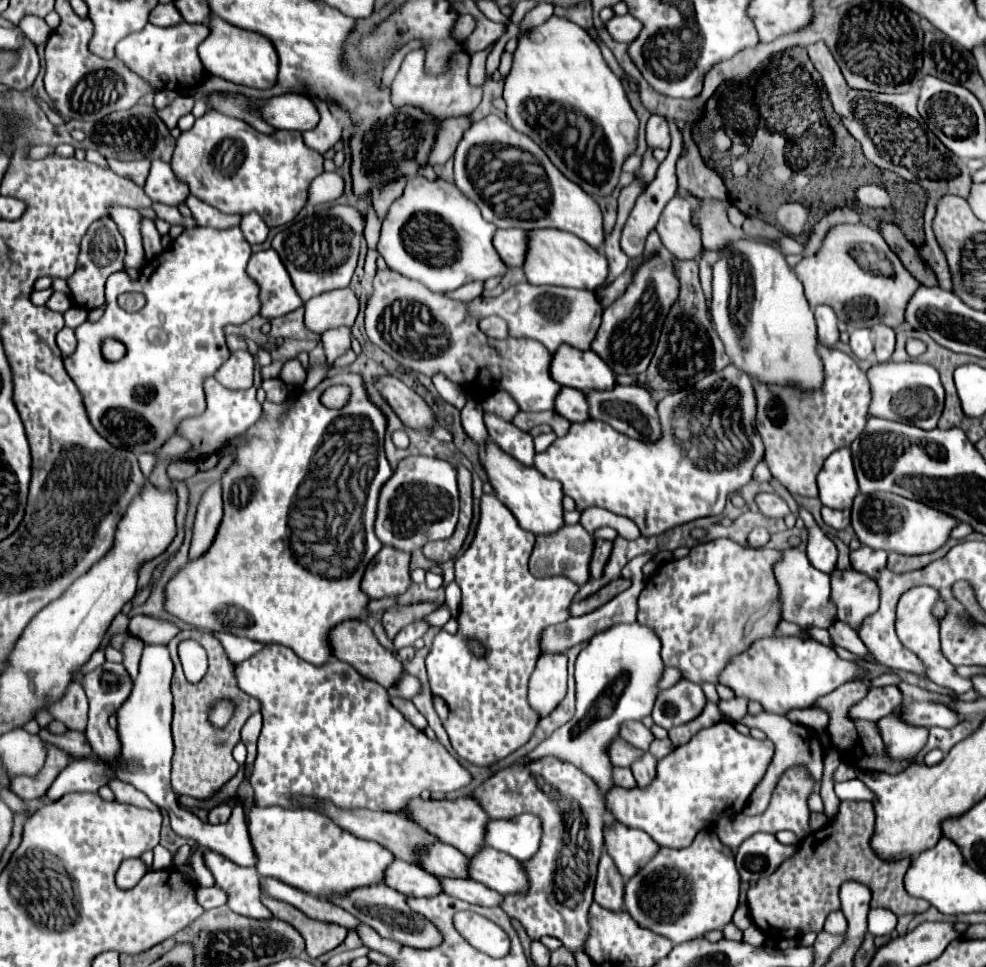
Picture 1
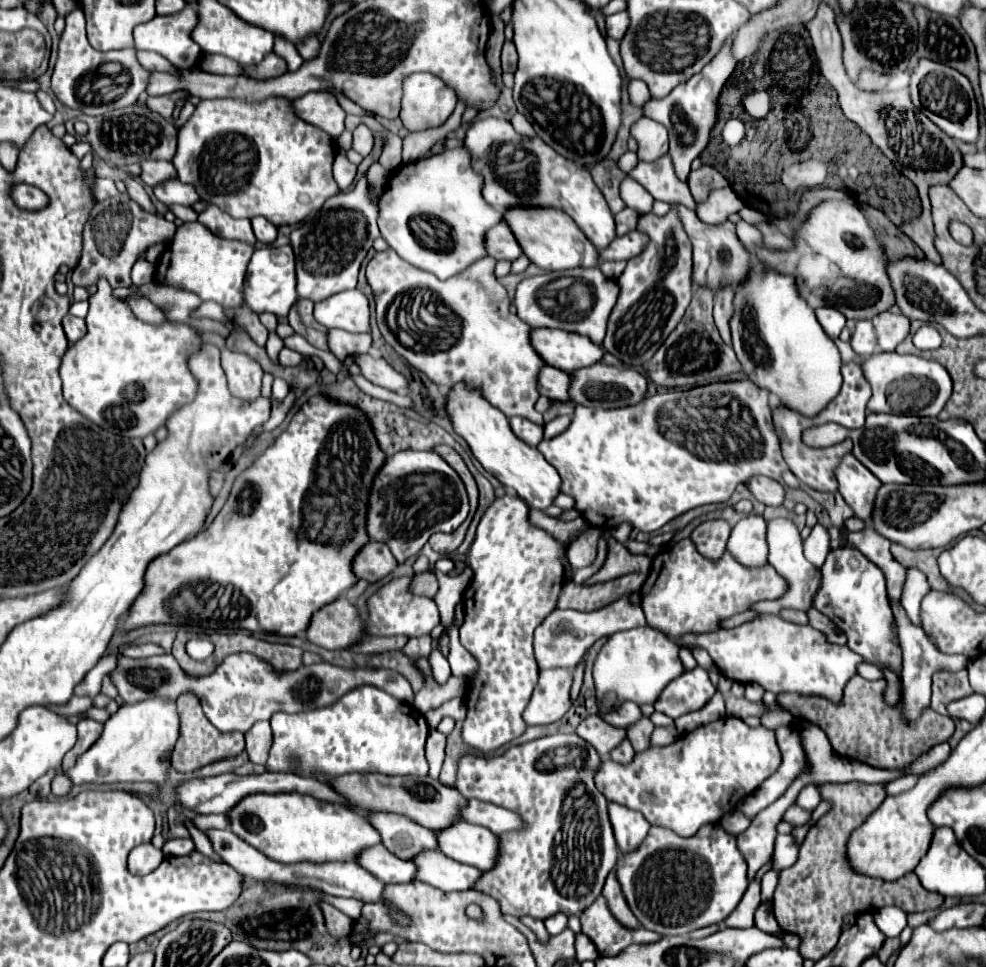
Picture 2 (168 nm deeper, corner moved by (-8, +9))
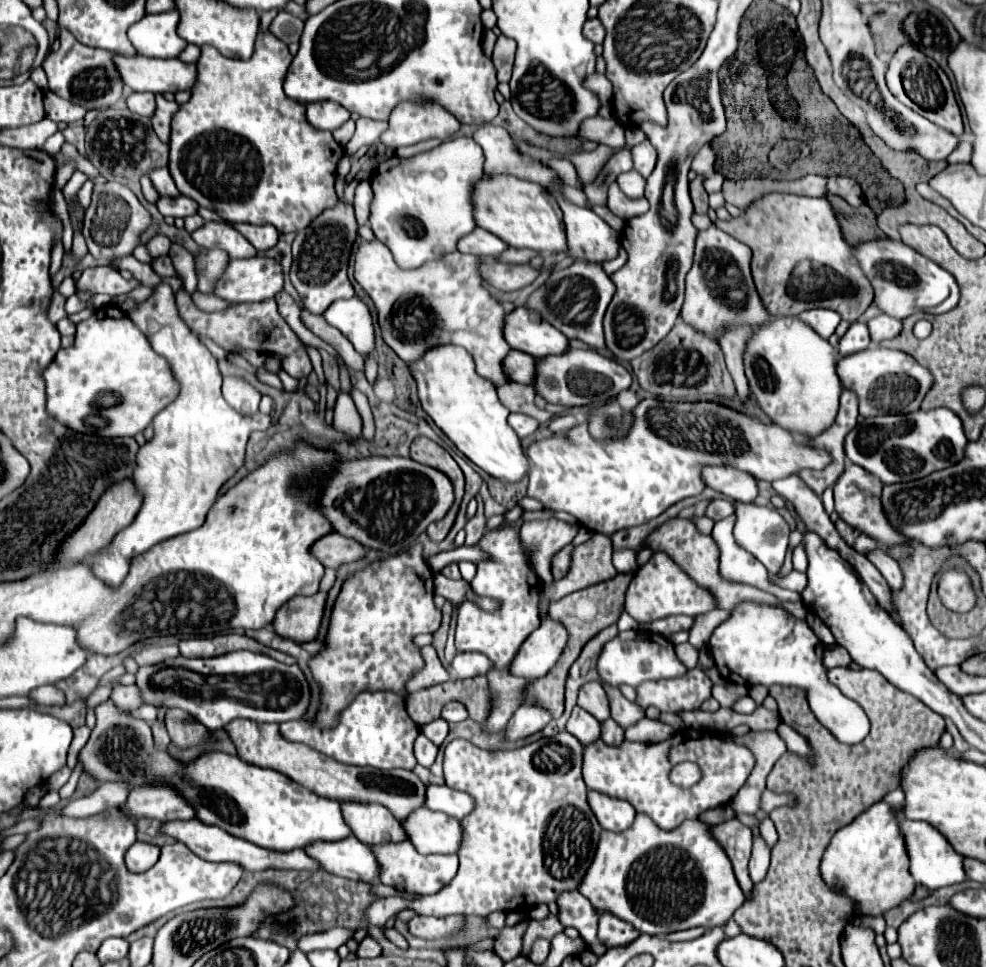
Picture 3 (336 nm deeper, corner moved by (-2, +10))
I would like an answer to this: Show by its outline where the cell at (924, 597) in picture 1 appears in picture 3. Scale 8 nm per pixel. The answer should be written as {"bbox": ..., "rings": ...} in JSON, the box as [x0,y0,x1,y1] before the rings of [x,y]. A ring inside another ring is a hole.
{"bbox":[866,548,902,590],"rings":[[[874,548],[872,552],[866,554],[866,558],[878,568],[878,572],[886,578],[886,582],[892,590],[902,588],[902,572],[898,568],[898,562],[892,560],[882,548]]]}

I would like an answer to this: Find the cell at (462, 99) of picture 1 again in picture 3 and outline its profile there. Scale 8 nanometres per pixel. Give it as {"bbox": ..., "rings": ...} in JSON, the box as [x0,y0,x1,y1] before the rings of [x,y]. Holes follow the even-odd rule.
{"bbox":[380,102,460,148],"rings":[[[402,102],[390,114],[390,128],[380,136],[380,144],[386,148],[400,148],[430,138],[448,140],[458,128],[460,122],[438,104]]]}

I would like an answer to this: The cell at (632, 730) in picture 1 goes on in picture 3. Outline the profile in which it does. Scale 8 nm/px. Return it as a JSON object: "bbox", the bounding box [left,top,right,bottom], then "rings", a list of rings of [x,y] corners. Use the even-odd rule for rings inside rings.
{"bbox":[578,682,610,722],"rings":[[[588,682],[578,690],[578,706],[582,706],[586,712],[590,712],[600,722],[610,718],[608,698],[600,682]]]}

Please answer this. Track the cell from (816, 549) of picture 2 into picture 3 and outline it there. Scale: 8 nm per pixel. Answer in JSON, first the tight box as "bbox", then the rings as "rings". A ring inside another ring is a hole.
{"bbox":[792,546,806,572],"rings":[[[796,546],[796,550],[792,552],[792,564],[794,564],[794,570],[798,572],[806,572],[806,554],[804,554],[804,548],[802,546]]]}

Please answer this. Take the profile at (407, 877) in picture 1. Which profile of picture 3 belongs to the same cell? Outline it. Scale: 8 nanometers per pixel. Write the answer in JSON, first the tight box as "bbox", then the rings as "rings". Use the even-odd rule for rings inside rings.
{"bbox":[306,836,378,882],"rings":[[[348,836],[336,842],[316,840],[308,844],[306,854],[318,864],[342,878],[374,882],[378,878],[378,864],[366,844],[362,844],[356,836]]]}

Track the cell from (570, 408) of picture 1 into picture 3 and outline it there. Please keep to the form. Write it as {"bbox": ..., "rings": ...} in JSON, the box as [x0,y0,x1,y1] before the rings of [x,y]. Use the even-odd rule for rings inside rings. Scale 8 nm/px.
{"bbox":[502,350,534,384],"rings":[[[510,350],[506,354],[506,360],[502,360],[502,370],[508,376],[508,380],[520,382],[520,384],[532,384],[534,380],[534,356],[518,350]]]}

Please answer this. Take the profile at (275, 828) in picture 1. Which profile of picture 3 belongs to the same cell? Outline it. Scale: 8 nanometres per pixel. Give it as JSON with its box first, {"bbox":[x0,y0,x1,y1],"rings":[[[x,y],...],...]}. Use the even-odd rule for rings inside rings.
{"bbox":[78,698,350,852],"rings":[[[110,698],[102,704],[96,706],[96,726],[92,728],[90,740],[86,746],[80,750],[78,760],[82,764],[82,770],[92,776],[98,782],[126,782],[130,788],[142,786],[142,784],[168,784],[172,786],[196,812],[196,818],[202,820],[204,824],[212,824],[218,828],[224,828],[228,834],[244,838],[248,842],[254,842],[256,846],[278,850],[278,852],[288,852],[294,848],[304,848],[306,844],[314,840],[342,840],[350,836],[348,824],[342,820],[340,804],[336,800],[322,798],[302,786],[298,786],[294,780],[286,778],[284,774],[270,770],[270,768],[260,768],[254,764],[244,762],[238,756],[226,754],[226,752],[206,752],[198,756],[196,760],[184,764],[168,754],[168,750],[160,750],[154,742],[152,728],[148,722],[140,718],[132,718],[130,712],[120,710]]]}

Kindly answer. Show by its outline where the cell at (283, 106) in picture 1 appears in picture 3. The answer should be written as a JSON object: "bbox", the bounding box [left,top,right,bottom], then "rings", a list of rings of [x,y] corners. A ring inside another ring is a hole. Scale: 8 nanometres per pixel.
{"bbox":[306,100,350,130],"rings":[[[330,100],[308,104],[306,116],[310,118],[310,124],[318,130],[336,130],[346,120],[350,120],[350,112],[344,106]]]}

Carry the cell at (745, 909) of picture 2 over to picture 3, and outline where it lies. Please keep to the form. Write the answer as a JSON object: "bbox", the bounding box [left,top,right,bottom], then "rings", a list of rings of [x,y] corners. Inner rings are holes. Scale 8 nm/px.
{"bbox":[750,834,770,882],"rings":[[[754,834],[752,842],[754,846],[752,846],[752,858],[750,858],[750,878],[752,882],[758,882],[766,876],[766,870],[770,864],[770,848],[760,834]]]}

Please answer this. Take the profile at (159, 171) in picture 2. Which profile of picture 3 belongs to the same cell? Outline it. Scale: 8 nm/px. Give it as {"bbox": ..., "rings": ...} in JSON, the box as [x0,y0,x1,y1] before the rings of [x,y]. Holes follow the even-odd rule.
{"bbox":[148,168,180,198],"rings":[[[156,168],[156,170],[150,172],[148,176],[150,176],[154,188],[156,188],[162,196],[170,196],[170,198],[180,196],[180,192],[178,192],[178,188],[176,188],[176,184],[174,184],[168,168]]]}

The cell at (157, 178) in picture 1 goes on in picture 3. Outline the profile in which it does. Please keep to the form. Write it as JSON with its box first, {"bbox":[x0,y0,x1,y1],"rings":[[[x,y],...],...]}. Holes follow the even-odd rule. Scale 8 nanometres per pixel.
{"bbox":[158,196,198,218],"rings":[[[186,196],[178,198],[160,198],[158,200],[158,210],[162,216],[172,216],[172,218],[186,218],[194,216],[198,212],[198,204]]]}

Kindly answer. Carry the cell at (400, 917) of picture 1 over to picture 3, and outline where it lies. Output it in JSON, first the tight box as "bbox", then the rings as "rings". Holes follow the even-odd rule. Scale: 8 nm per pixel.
{"bbox":[160,818,320,872],"rings":[[[198,818],[164,822],[160,826],[160,832],[178,840],[178,842],[182,842],[182,844],[186,844],[202,860],[236,862],[236,864],[242,864],[242,868],[248,870],[248,872],[258,872],[258,870],[266,870],[266,868],[278,868],[278,870],[318,870],[320,868],[320,864],[316,860],[310,860],[310,856],[306,856],[306,852],[300,850],[300,848],[294,848],[290,852],[274,852],[274,850],[268,850],[268,848],[260,848],[256,844],[250,844],[248,840],[242,840],[242,838],[236,838],[236,836],[224,832],[222,828],[202,824]]]}

